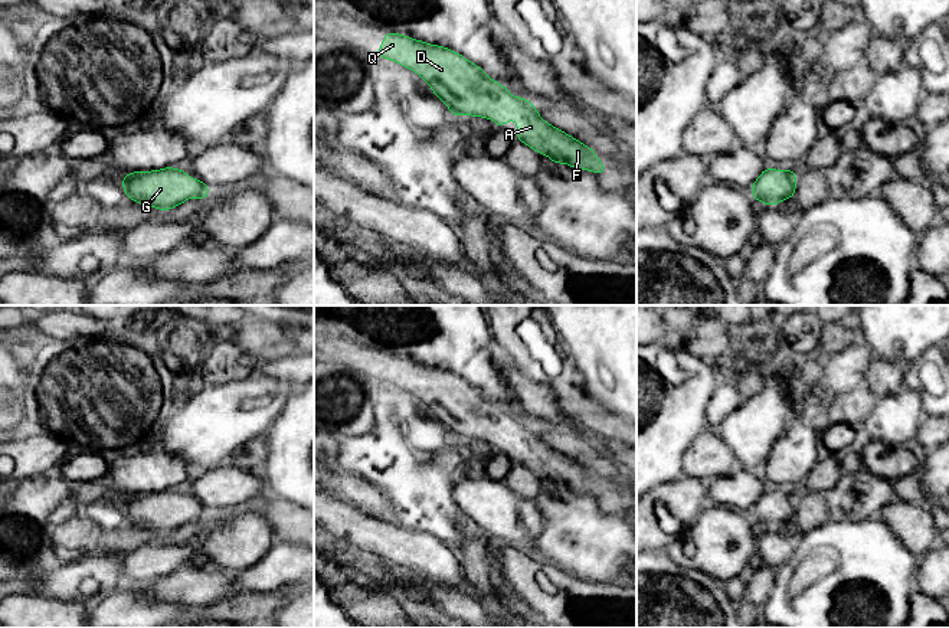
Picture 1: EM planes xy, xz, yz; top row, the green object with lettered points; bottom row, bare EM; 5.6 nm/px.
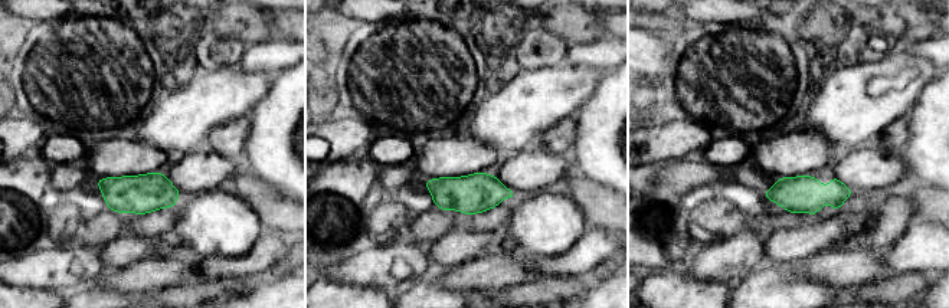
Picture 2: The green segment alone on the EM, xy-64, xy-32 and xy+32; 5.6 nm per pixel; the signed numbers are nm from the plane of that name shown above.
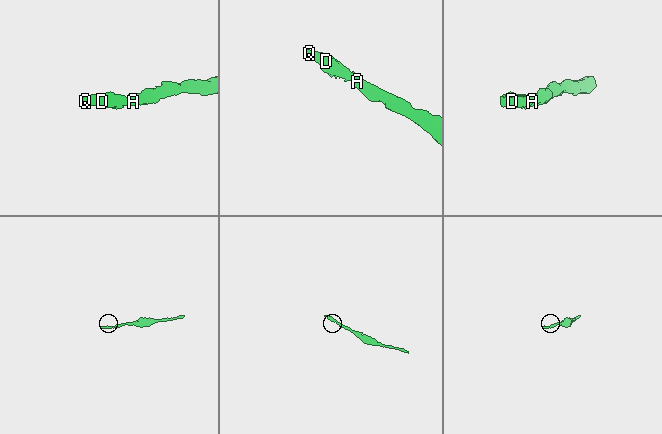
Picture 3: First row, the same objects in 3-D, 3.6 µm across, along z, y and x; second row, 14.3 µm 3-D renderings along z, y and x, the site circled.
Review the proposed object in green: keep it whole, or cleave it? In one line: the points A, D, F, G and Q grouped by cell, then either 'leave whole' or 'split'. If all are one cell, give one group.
A D F G Q | leave whole

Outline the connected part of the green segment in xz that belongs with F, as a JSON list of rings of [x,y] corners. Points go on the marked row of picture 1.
[[[392,32],[384,35],[377,55],[397,62],[422,76],[433,94],[448,105],[451,114],[455,117],[467,112],[468,117],[478,115],[481,118],[495,120],[495,128],[500,128],[504,122],[510,122],[516,117],[517,140],[534,151],[550,157],[554,164],[566,163],[577,170],[606,174],[603,163],[595,156],[592,148],[541,120],[536,105],[523,97],[514,99],[507,88],[500,82],[491,81],[480,66],[467,60],[459,53]]]

